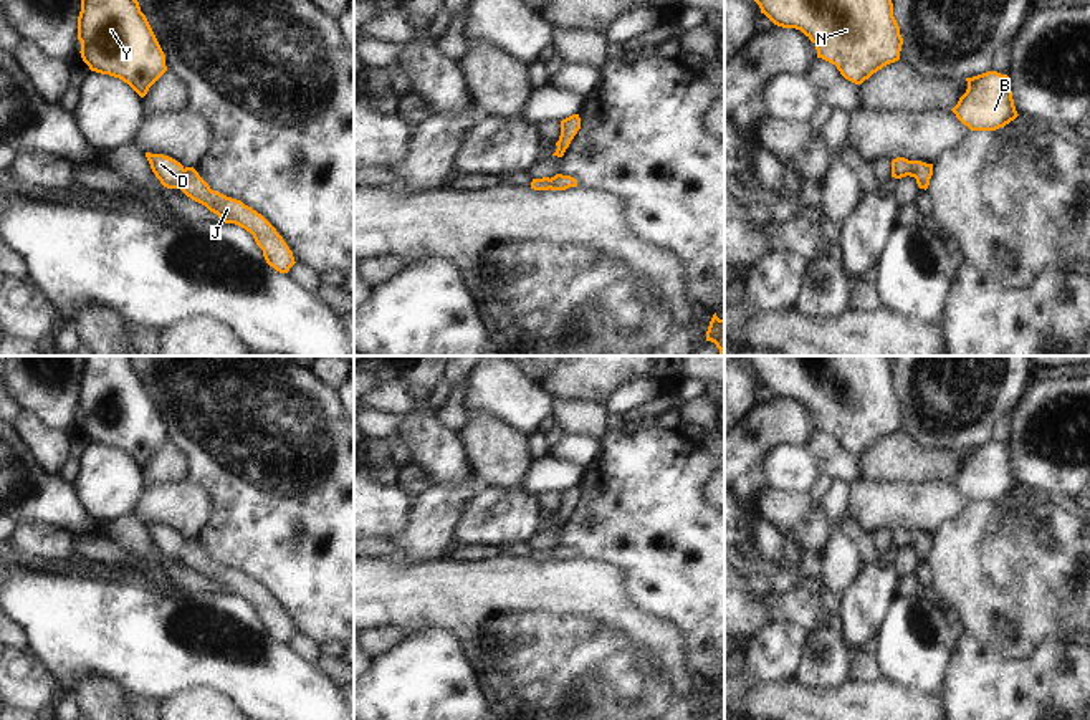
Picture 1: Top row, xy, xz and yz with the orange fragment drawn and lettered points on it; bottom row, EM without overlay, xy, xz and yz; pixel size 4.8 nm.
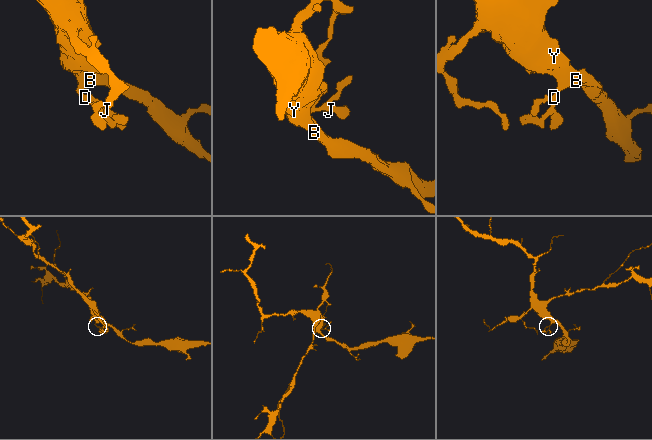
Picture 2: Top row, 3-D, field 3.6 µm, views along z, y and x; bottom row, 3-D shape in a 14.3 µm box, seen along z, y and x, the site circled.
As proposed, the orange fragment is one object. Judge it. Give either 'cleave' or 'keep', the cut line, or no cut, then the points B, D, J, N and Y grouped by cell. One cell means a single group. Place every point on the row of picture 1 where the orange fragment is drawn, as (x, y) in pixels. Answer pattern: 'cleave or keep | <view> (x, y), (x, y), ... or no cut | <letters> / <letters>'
keep | no cut | B D J N Y

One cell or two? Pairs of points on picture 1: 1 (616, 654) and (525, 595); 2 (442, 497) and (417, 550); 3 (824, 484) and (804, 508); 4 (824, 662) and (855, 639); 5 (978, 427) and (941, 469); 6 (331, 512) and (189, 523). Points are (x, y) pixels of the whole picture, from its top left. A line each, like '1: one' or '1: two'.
1: one
2: one
3: two
4: two
5: two
6: two

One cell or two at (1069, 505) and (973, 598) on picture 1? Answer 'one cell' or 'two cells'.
one cell

